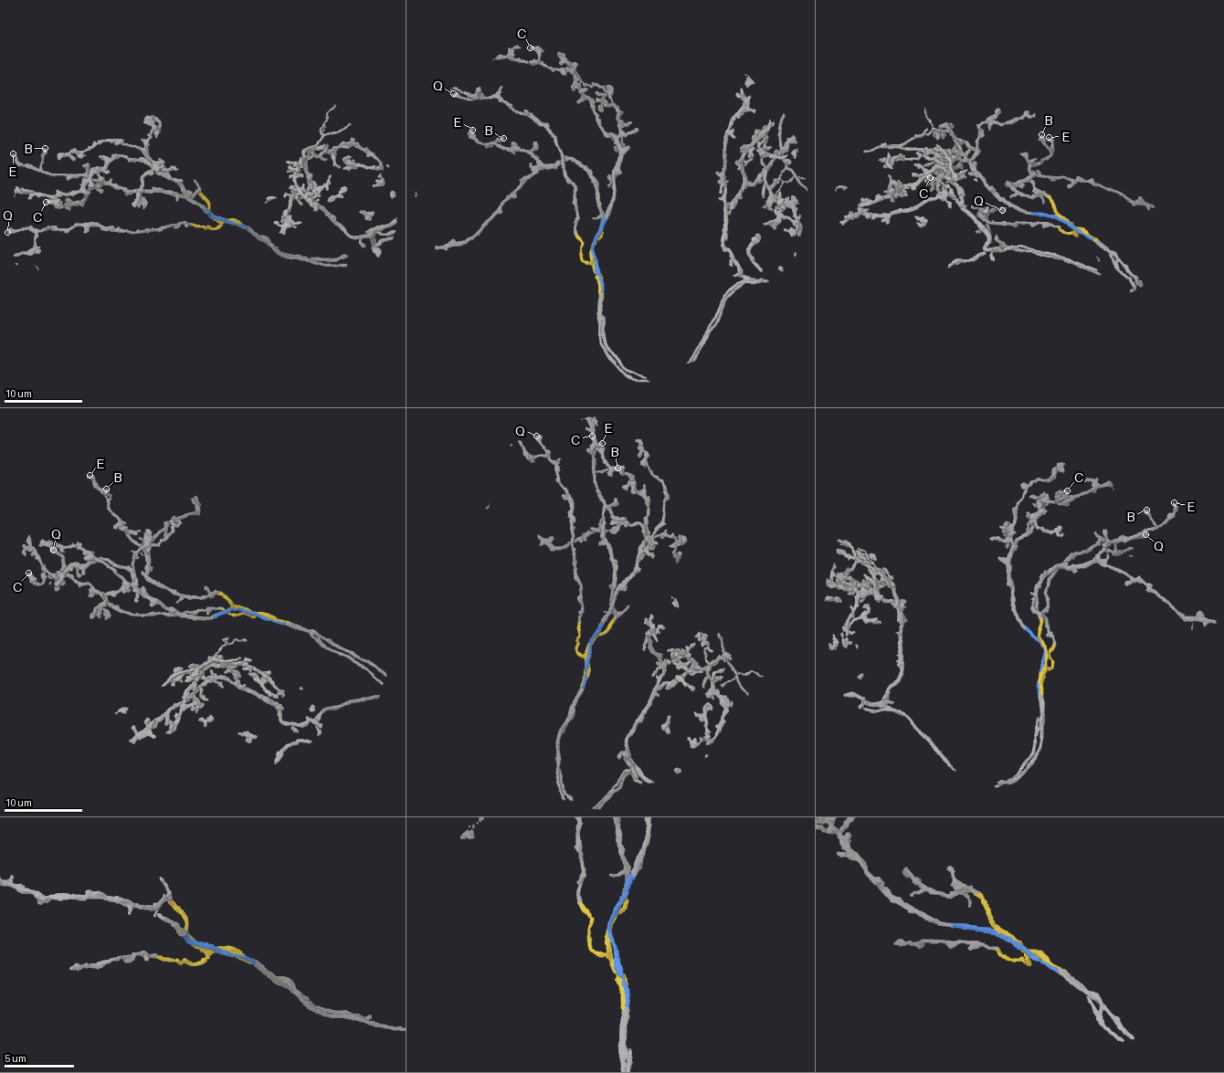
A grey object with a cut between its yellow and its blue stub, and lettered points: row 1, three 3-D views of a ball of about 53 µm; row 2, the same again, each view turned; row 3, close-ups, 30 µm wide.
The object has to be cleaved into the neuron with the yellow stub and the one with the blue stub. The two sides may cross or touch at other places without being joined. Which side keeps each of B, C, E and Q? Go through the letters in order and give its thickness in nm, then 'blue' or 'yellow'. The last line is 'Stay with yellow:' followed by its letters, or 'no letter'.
B: calibre 340 nm; yellow
C: calibre 340 nm; blue
E: calibre 320 nm; yellow
Q: calibre 440 nm; yellow
Stay with yellow: B, E, Q

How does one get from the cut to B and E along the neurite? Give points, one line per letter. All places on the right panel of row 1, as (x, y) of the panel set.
B: (1072, 224), (1044, 194), (1020, 195), (1008, 184), (1033, 175), (1030, 165), (1043, 163), (1050, 147), (1041, 134)
E: (1072, 224), (1044, 194), (1020, 195), (1008, 184), (1033, 175), (1030, 165), (1052, 154), (1049, 137)

